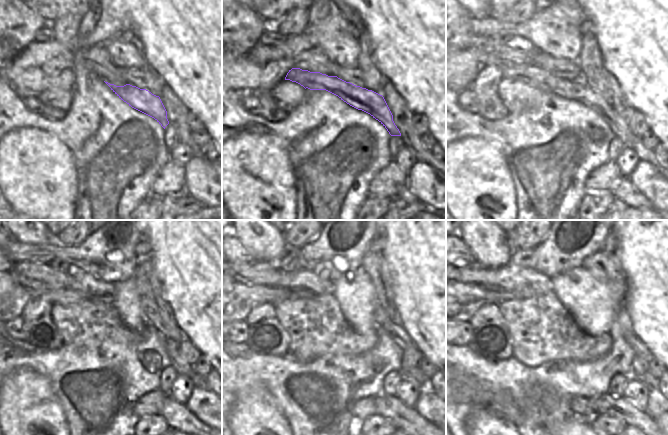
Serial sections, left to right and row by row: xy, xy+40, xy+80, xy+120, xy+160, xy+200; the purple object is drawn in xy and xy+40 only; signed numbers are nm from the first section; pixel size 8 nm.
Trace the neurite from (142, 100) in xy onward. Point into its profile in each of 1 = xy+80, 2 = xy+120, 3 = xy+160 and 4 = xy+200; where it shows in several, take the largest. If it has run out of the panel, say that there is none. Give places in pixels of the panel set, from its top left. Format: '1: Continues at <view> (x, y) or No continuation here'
1: Continues at xy+80 (531, 75)
2: Continues at xy+120 (18, 301)
3: Continues at xy+160 (244, 298)
4: Continues at xy+200 (466, 299)

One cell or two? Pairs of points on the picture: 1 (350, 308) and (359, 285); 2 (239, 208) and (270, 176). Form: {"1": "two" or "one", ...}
{"1": "one", "2": "one"}

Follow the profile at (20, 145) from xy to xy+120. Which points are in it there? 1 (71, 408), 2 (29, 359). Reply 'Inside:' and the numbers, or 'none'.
Inside: none

